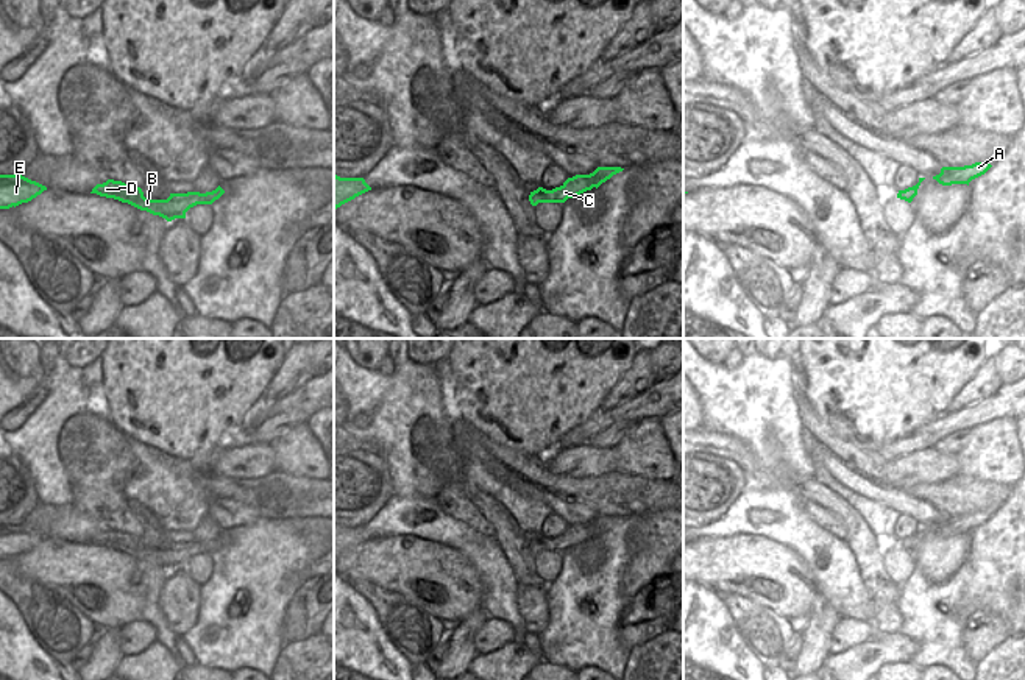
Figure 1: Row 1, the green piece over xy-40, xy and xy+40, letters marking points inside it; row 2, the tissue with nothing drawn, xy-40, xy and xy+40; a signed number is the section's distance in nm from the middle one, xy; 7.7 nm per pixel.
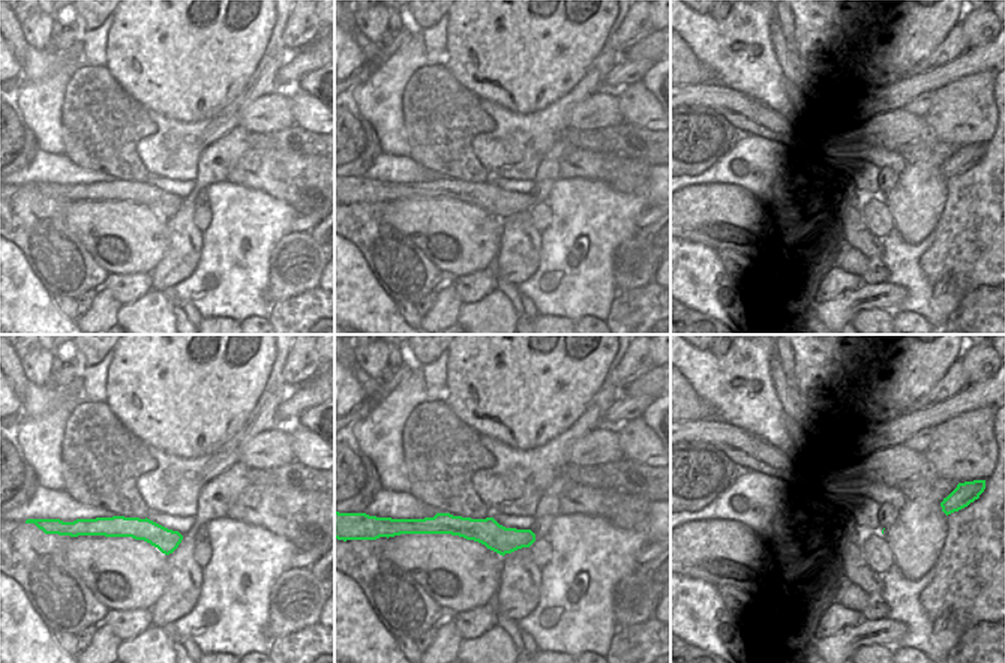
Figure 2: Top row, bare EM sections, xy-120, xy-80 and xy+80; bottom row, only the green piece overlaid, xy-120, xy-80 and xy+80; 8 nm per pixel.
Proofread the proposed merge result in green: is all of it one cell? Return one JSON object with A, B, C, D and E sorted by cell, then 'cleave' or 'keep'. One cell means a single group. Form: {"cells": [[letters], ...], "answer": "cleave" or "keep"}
{"cells": [["A", "B", "C", "D", "E"]], "answer": "keep"}

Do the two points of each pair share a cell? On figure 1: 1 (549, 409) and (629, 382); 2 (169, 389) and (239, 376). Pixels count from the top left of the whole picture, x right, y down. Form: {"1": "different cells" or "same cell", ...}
{"1": "different cells", "2": "same cell"}

